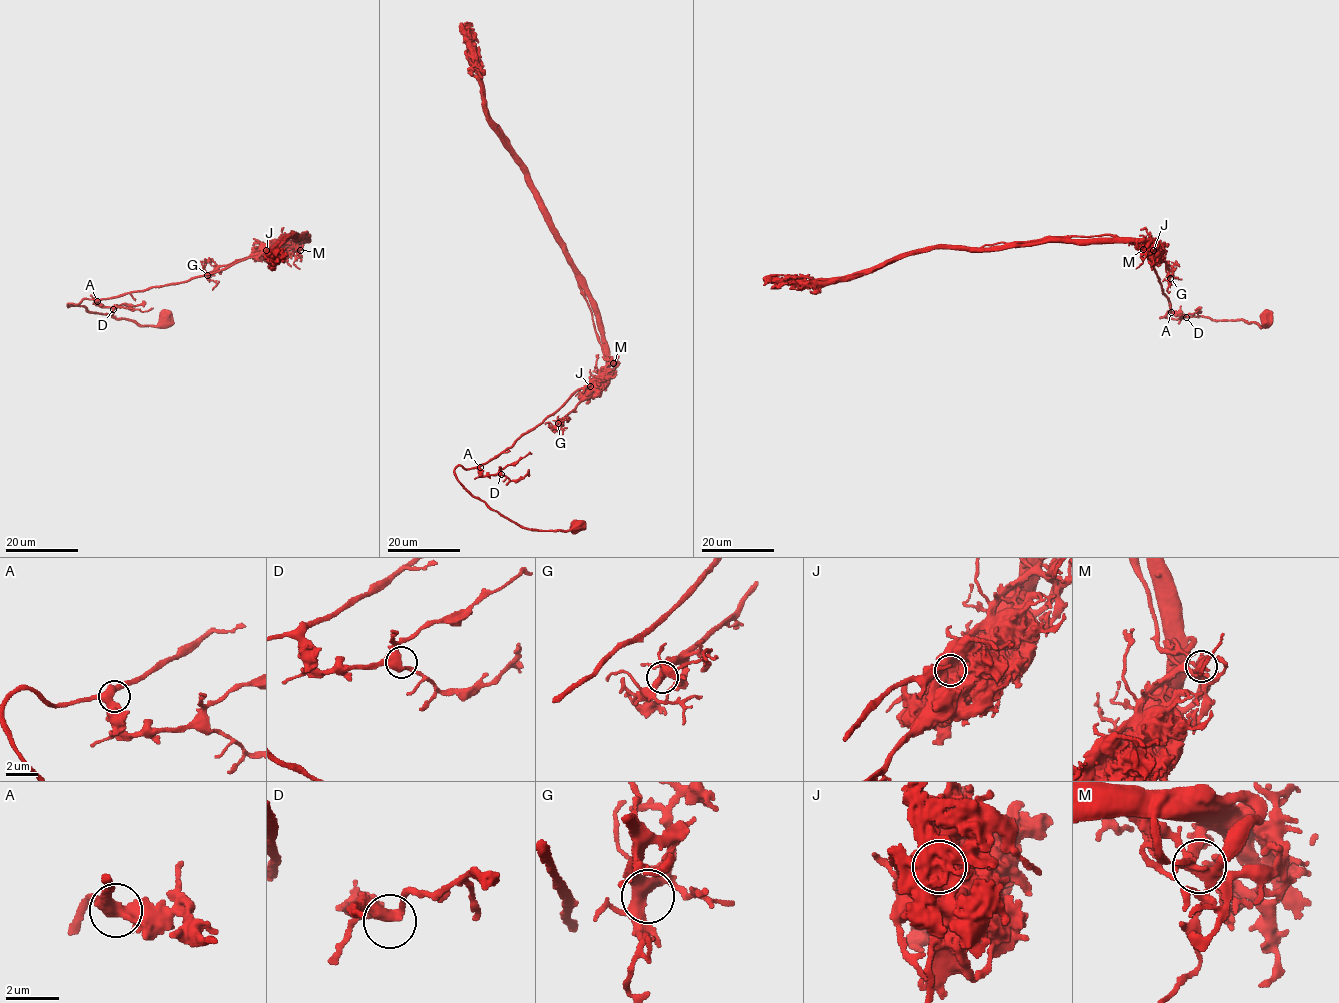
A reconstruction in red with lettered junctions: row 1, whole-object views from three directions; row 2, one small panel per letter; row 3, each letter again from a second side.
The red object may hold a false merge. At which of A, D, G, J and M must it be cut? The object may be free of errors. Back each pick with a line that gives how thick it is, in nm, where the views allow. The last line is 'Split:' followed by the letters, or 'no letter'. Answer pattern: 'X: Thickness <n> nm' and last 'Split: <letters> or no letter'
J: Thickness 1100 nm
Split: J

